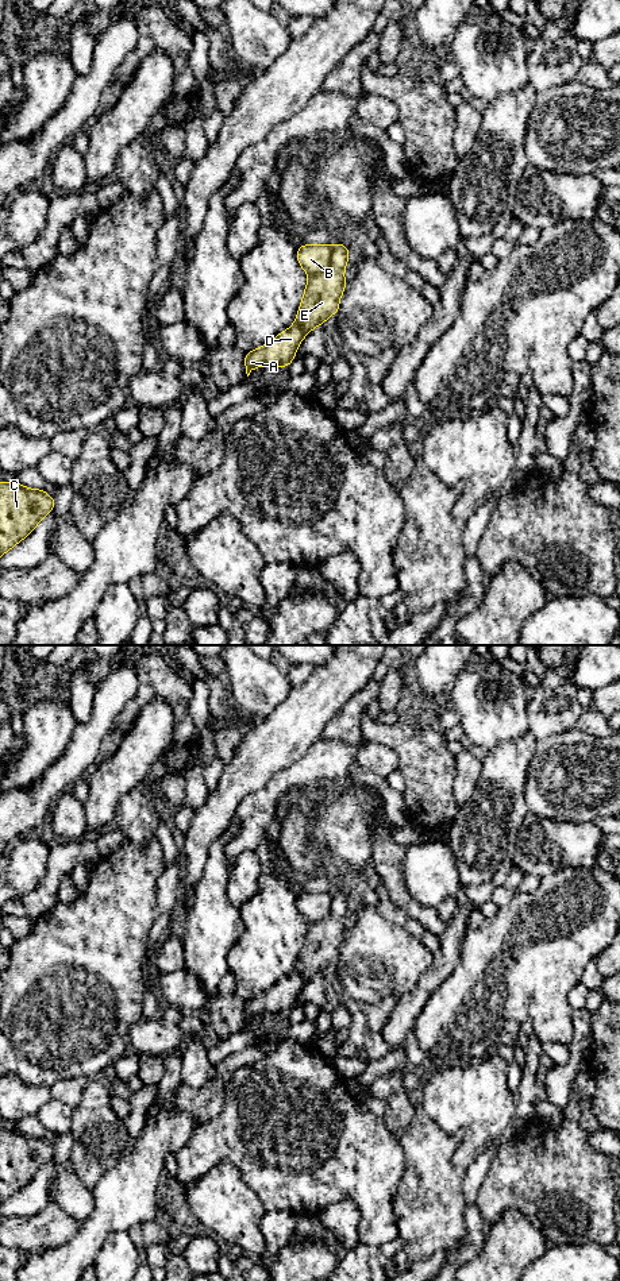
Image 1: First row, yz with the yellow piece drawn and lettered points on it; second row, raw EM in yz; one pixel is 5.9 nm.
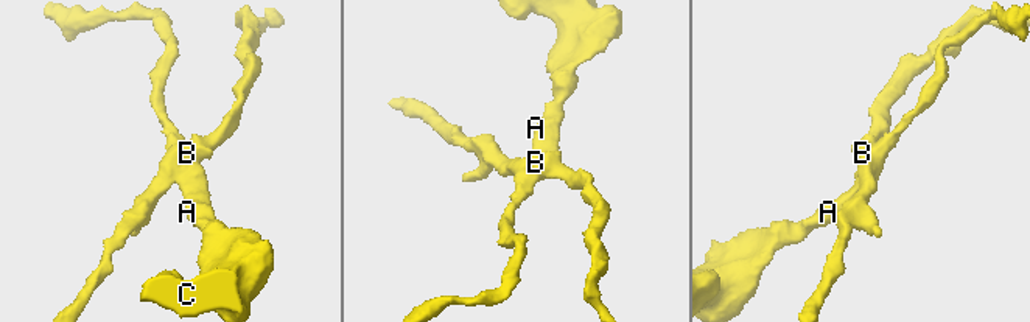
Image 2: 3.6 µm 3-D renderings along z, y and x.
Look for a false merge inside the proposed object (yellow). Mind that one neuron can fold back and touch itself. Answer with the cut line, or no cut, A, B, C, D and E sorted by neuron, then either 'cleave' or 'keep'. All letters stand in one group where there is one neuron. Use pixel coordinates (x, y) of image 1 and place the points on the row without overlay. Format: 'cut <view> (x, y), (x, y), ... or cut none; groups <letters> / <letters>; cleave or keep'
cut yz (334, 894), (330, 910), (310, 925); groups A C D E / B; cleave

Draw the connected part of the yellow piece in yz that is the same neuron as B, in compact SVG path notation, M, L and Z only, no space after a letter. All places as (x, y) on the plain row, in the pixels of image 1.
M301 892L297 895L297 910L312 925L328 914L332 896L332 892Z

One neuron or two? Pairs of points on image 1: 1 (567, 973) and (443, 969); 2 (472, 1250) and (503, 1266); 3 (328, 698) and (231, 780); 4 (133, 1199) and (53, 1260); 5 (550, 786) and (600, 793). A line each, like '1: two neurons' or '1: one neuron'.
1: two neurons
2: two neurons
3: one neuron
4: one neuron
5: one neuron

